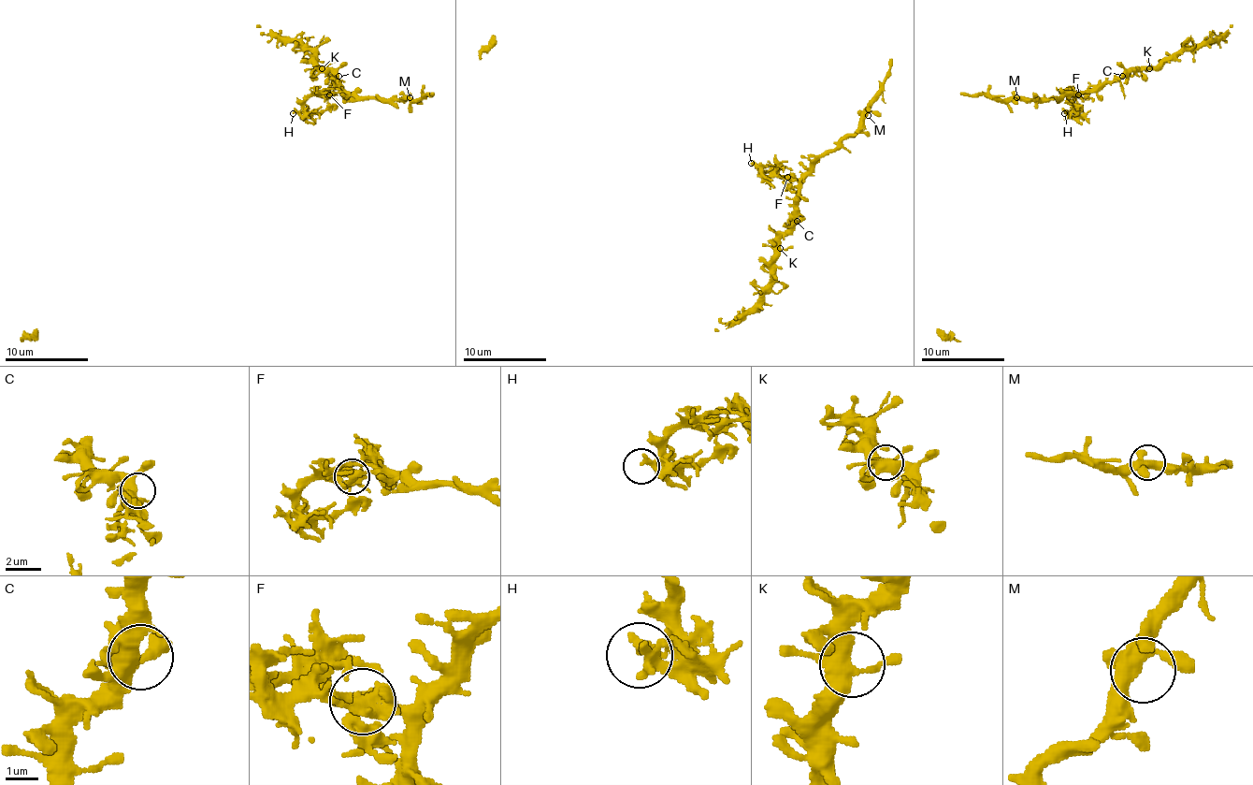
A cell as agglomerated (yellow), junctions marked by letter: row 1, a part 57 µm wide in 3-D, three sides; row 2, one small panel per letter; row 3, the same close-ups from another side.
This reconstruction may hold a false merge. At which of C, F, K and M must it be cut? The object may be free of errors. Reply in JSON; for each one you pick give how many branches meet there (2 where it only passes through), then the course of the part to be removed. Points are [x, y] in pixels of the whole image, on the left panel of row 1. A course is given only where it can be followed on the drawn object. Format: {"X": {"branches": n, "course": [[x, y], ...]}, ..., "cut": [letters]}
{"F": {"branches": 4, "course": [[328, 94], [311, 94], [303, 105], [301, 120]]}, "cut": ["F"]}

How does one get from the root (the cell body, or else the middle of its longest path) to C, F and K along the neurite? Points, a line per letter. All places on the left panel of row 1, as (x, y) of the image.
C: (293, 113), (299, 111), (309, 97), (324, 97), (337, 84), (338, 76)
F: (293, 113), (299, 111), (309, 97), (328, 94)
K: (293, 113), (299, 111), (309, 97), (324, 97), (337, 84), (337, 79), (322, 68)

